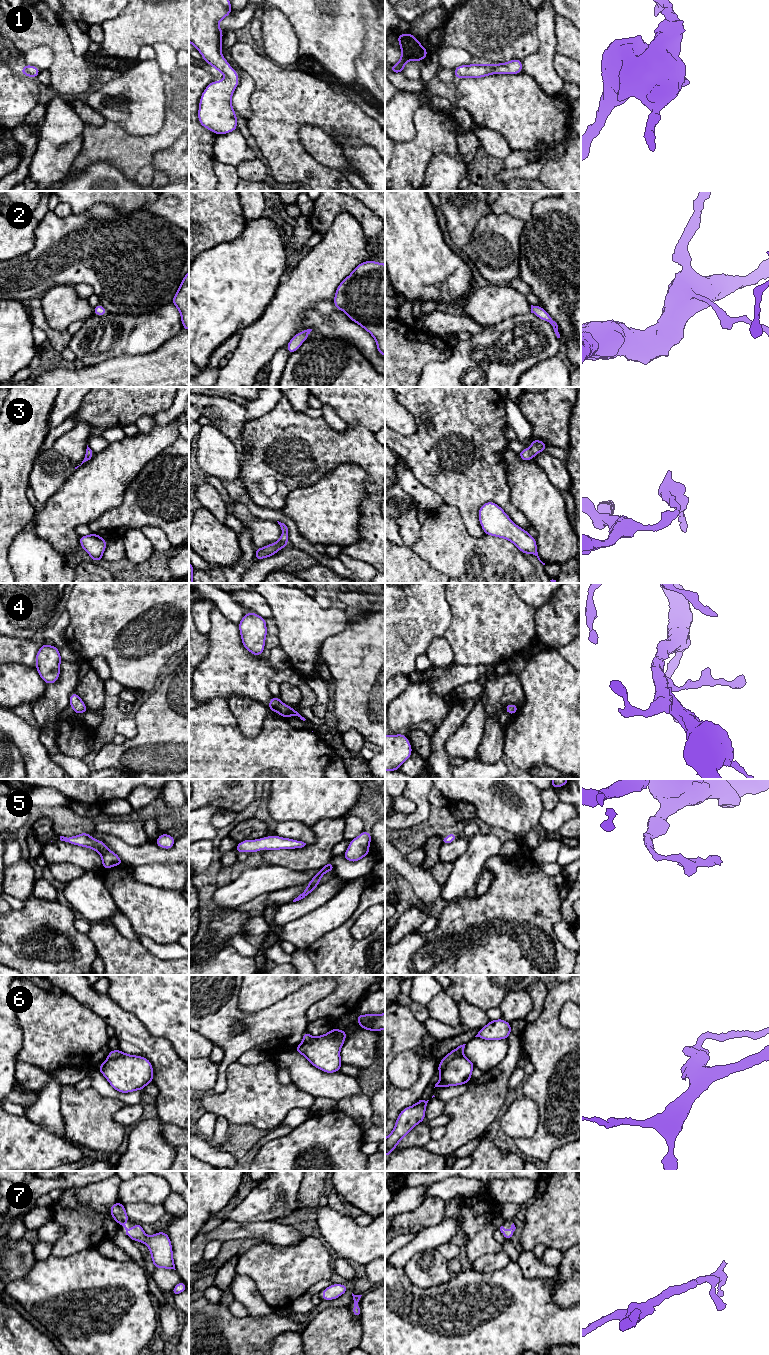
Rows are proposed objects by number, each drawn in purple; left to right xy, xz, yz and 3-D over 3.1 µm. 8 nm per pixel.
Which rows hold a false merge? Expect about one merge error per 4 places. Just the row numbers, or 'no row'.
6

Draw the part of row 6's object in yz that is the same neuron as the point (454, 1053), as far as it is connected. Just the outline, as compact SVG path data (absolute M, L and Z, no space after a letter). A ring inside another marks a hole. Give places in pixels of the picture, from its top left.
M466 1044L458 1046L456 1049L452 1050L450 1053L448 1053L439 1063L439 1066L437 1067L438 1071L441 1073L442 1070L444 1069L445 1065L458 1055L463 1054L463 1050L465 1048Z

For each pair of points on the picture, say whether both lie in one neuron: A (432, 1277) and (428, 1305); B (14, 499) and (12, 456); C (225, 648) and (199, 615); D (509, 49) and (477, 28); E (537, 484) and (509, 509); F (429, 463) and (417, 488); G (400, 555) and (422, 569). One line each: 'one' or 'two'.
A: two
B: one
C: two
D: one
E: two
F: two
G: one

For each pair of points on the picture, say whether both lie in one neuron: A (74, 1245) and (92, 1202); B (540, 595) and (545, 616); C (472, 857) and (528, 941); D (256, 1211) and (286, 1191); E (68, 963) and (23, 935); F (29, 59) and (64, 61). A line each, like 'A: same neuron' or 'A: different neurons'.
A: same neuron
B: different neurons
C: different neurons
D: same neuron
E: same neuron
F: different neurons

